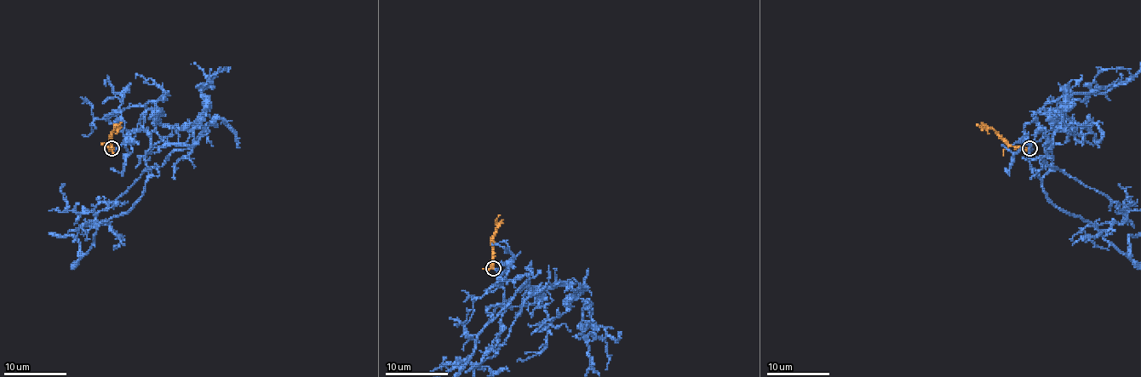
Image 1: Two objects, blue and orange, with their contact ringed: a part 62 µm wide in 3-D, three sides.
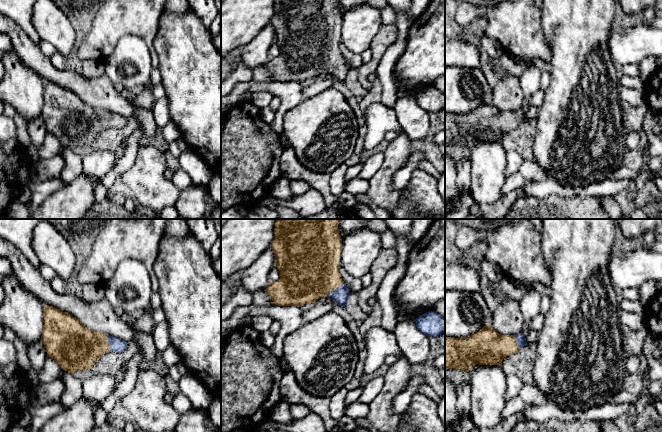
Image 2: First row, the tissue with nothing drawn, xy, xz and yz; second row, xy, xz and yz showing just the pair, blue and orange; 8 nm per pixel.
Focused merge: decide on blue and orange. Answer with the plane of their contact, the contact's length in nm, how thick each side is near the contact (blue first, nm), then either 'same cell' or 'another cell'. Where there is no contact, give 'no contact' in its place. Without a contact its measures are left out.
meets blue in xz; contact 180 nm long; 140 nm thick on the blue side, 480 nm on the other; same cell

